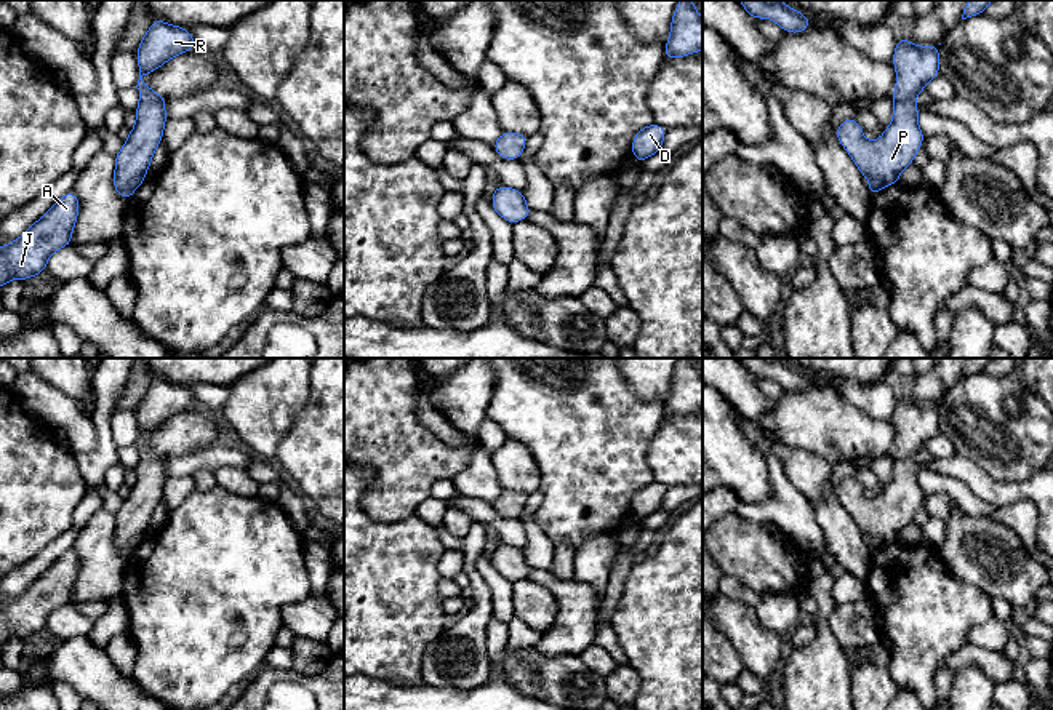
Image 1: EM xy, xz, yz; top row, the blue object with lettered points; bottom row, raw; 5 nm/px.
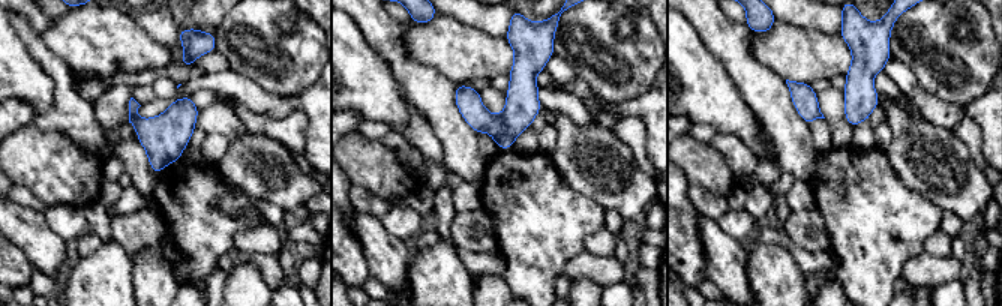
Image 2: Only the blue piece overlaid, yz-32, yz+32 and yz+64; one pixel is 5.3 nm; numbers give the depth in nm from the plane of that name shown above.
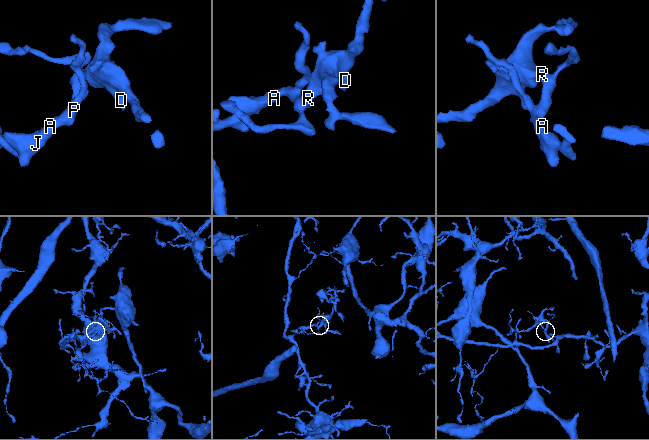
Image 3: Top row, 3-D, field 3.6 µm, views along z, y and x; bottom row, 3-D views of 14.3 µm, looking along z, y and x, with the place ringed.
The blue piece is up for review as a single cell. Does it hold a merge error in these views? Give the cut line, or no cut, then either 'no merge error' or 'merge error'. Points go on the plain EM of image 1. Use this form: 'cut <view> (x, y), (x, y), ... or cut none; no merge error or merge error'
cut none; no merge error

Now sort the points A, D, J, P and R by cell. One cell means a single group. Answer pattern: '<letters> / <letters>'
A D J P R

